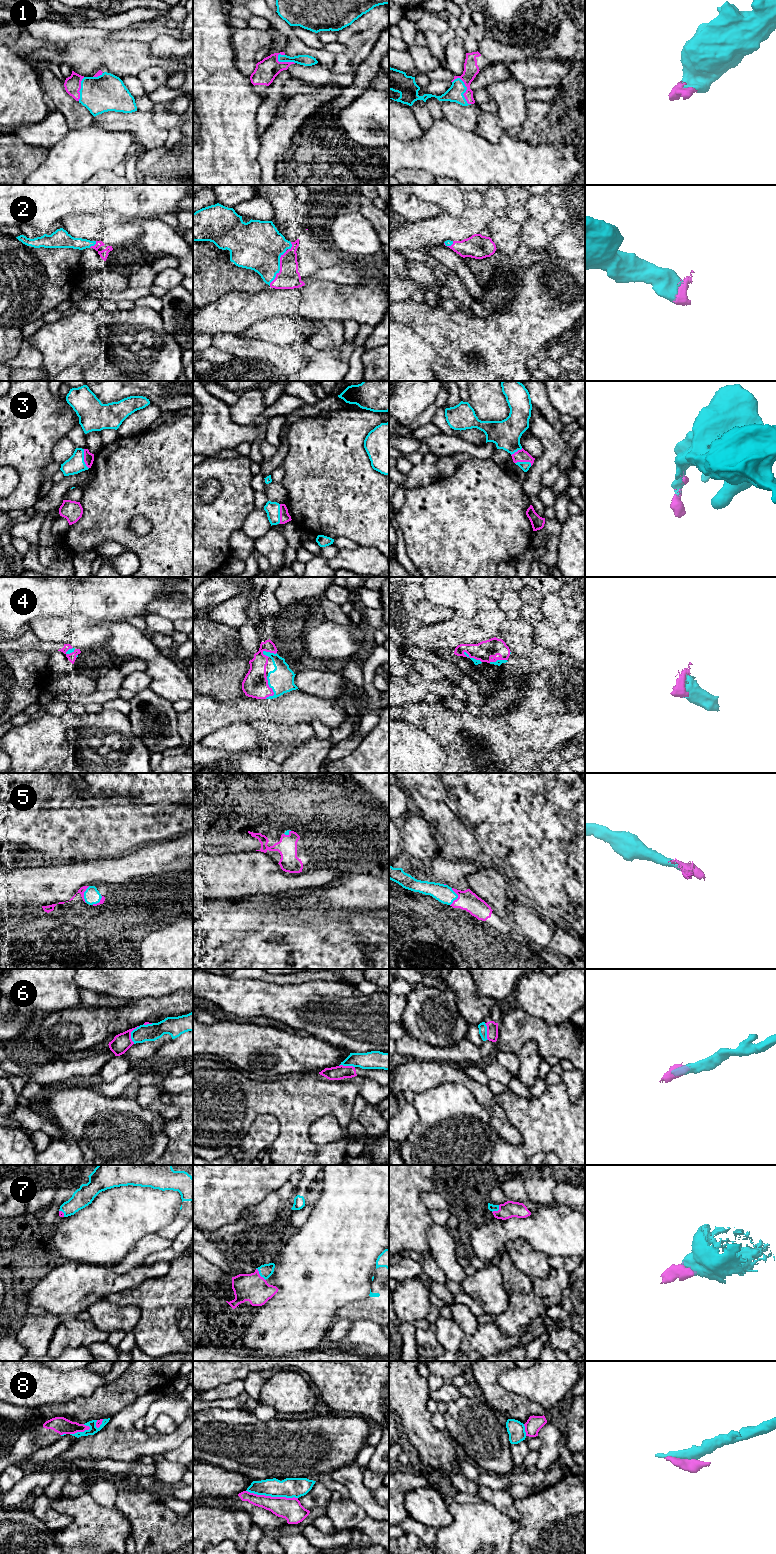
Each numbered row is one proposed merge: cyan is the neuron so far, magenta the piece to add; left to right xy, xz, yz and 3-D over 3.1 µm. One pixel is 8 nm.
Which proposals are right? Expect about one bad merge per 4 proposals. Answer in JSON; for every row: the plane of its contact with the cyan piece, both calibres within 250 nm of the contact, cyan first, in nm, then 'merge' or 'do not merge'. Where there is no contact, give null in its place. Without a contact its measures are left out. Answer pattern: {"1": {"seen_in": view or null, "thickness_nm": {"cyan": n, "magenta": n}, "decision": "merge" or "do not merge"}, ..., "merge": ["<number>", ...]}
{"1": {"seen_in": "yz", "thickness_nm": {"cyan": 130, "magenta": 120}, "decision": "merge"}, "2": {"seen_in": "xz", "thickness_nm": {"cyan": 400, "magenta": 180}, "decision": "merge"}, "3": {"seen_in": "xz", "thickness_nm": {"cyan": 120, "magenta": 80}, "decision": "merge"}, "4": {"seen_in": "xz", "thickness_nm": {"cyan": 200, "magenta": 200}, "decision": "merge"}, "5": {"seen_in": "yz", "thickness_nm": {"cyan": 140, "magenta": 160}, "decision": "merge"}, "6": {"seen_in": "xy", "thickness_nm": {"cyan": 140, "magenta": 150}, "decision": "do not merge"}, "7": {"seen_in": "xz", "thickness_nm": {"cyan": 110, "magenta": 220}, "decision": "merge"}, "8": {"seen_in": "xz", "thickness_nm": {"cyan": 160, "magenta": 180}, "decision": "do not merge"}, "merge": ["1", "2", "3", "4", "5", "7"]}

